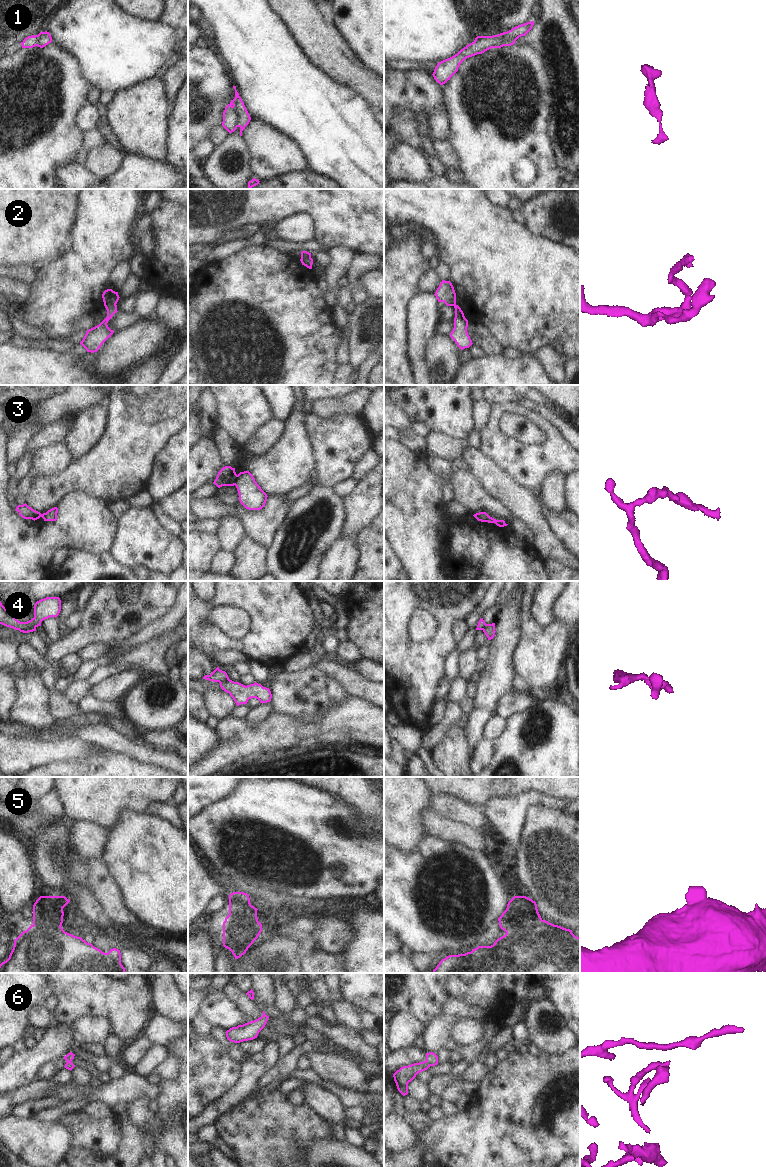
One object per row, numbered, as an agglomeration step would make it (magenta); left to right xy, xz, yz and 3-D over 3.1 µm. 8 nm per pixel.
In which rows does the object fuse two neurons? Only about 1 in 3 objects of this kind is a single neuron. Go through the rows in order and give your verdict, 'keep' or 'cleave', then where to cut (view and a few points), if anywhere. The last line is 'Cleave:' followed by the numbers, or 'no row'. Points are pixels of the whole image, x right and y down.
1: cleave; cut xz (232, 106), (237, 116), (238, 126)
2: cleave; cut xy (104, 304), (115, 305)
3: cleave; cut xz (237, 475), (237, 480), (234, 484)
4: cleave; cut xz (228, 678), (220, 683)
5: keep; cut none
6: cleave; cut yz (425, 1061), (430, 1065)
Cleave: 1, 2, 3, 4, 6

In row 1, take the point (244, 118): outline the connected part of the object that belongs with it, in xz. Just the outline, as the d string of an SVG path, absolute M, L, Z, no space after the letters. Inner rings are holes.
M233 86L233 88L235 89L235 98L232 100L232 105L238 116L237 126L241 128L240 131L243 131L249 124L251 117L236 90L236 86Z

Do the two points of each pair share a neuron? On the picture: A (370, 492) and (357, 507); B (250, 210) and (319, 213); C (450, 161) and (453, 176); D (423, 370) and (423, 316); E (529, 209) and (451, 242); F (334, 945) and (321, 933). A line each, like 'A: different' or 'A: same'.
A: same
B: same
C: different
D: same
E: different
F: same

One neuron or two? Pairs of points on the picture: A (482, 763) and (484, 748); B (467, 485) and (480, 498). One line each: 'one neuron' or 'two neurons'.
A: one neuron
B: one neuron

